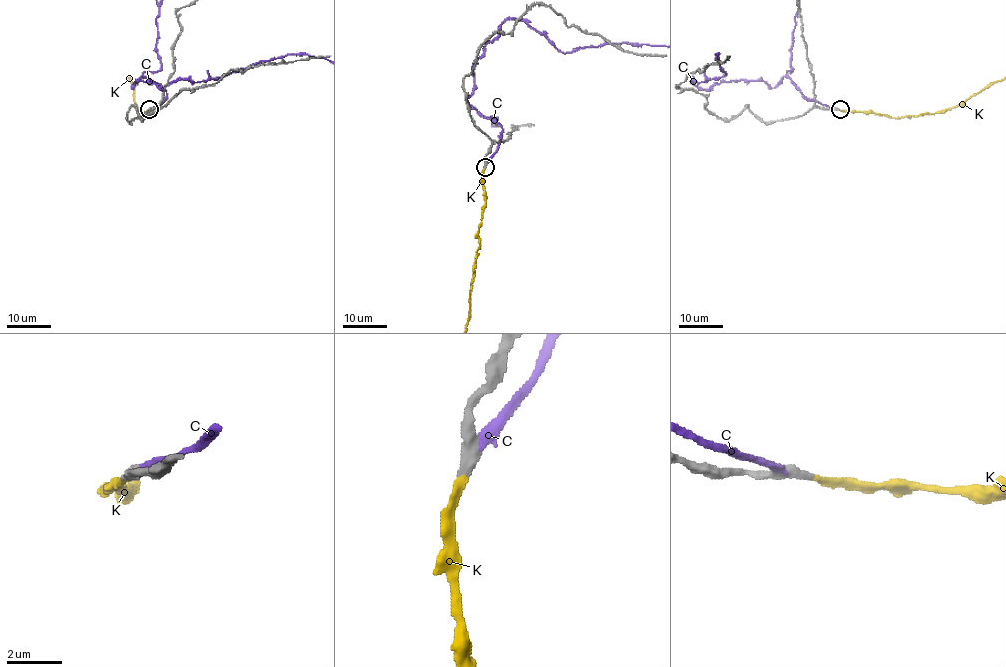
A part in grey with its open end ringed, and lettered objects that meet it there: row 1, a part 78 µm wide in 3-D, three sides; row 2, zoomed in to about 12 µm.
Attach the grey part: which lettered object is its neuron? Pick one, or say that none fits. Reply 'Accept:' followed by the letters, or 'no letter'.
Accept: K

